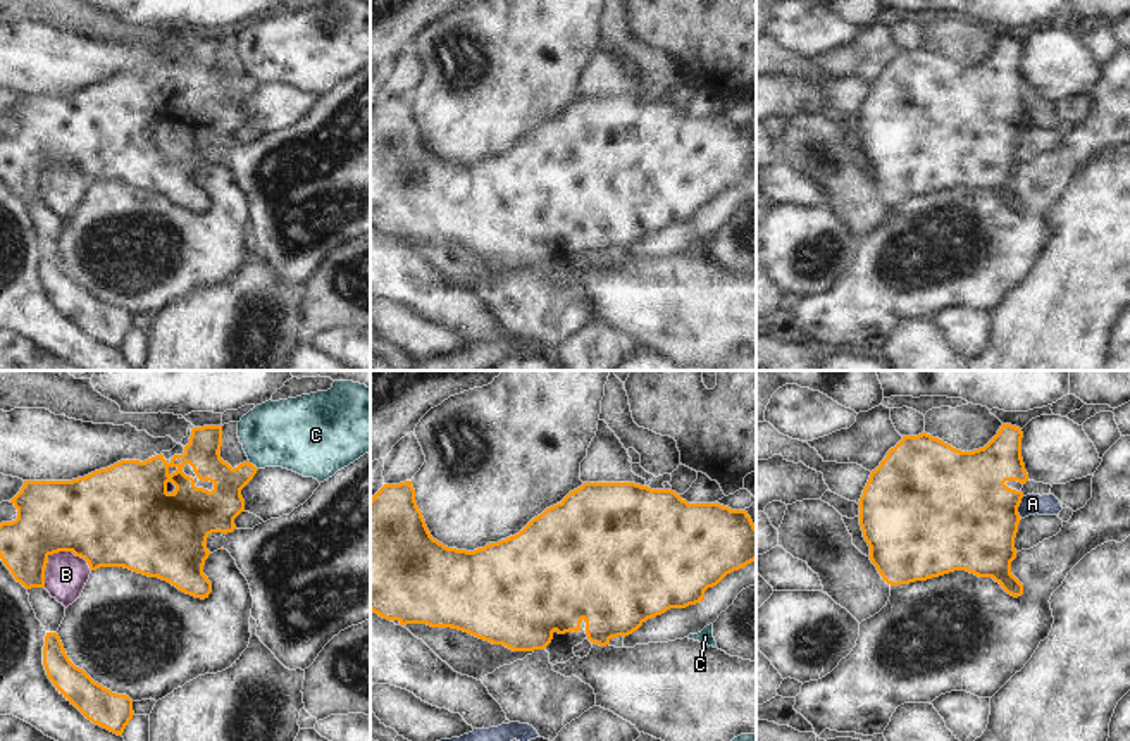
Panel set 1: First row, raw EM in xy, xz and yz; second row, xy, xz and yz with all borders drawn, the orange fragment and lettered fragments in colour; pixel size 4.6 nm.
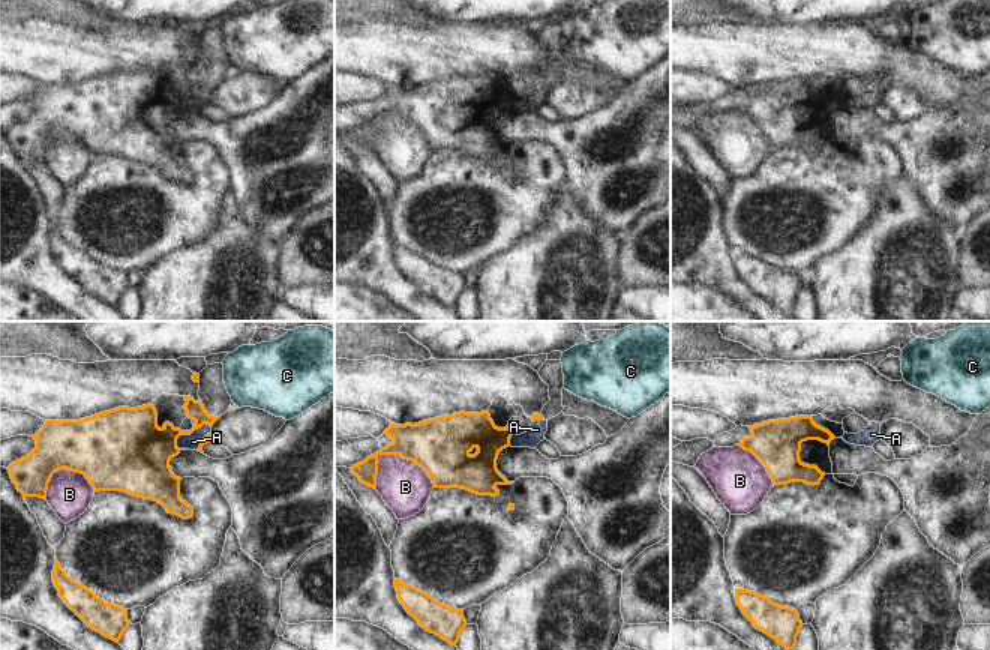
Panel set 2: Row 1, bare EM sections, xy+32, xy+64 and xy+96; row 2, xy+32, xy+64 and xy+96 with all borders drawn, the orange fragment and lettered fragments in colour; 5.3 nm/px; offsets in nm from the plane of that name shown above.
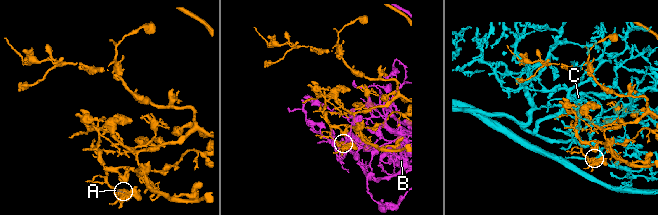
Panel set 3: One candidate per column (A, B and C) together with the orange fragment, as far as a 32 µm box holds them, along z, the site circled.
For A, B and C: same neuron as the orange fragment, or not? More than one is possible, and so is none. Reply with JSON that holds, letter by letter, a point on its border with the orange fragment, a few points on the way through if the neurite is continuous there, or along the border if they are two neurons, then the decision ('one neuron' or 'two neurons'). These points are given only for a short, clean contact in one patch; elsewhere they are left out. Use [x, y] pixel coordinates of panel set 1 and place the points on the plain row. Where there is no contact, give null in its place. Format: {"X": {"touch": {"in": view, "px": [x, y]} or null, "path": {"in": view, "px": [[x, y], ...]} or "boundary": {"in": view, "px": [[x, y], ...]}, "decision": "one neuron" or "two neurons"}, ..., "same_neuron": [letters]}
{"A": {"touch": {"in": "yz", "px": [1018, 119]}, "boundary": {"in": "yz", "px": [[1024, 111], [1018, 121], [1020, 131]]}, "decision": "two neurons"}, "B": {"touch": {"in": "xy", "px": [55, 166]}, "decision": "two neurons"}, "C": {"touch": {"in": "xy", "px": [254, 80]}, "decision": "two neurons"}, "same_neuron": []}

